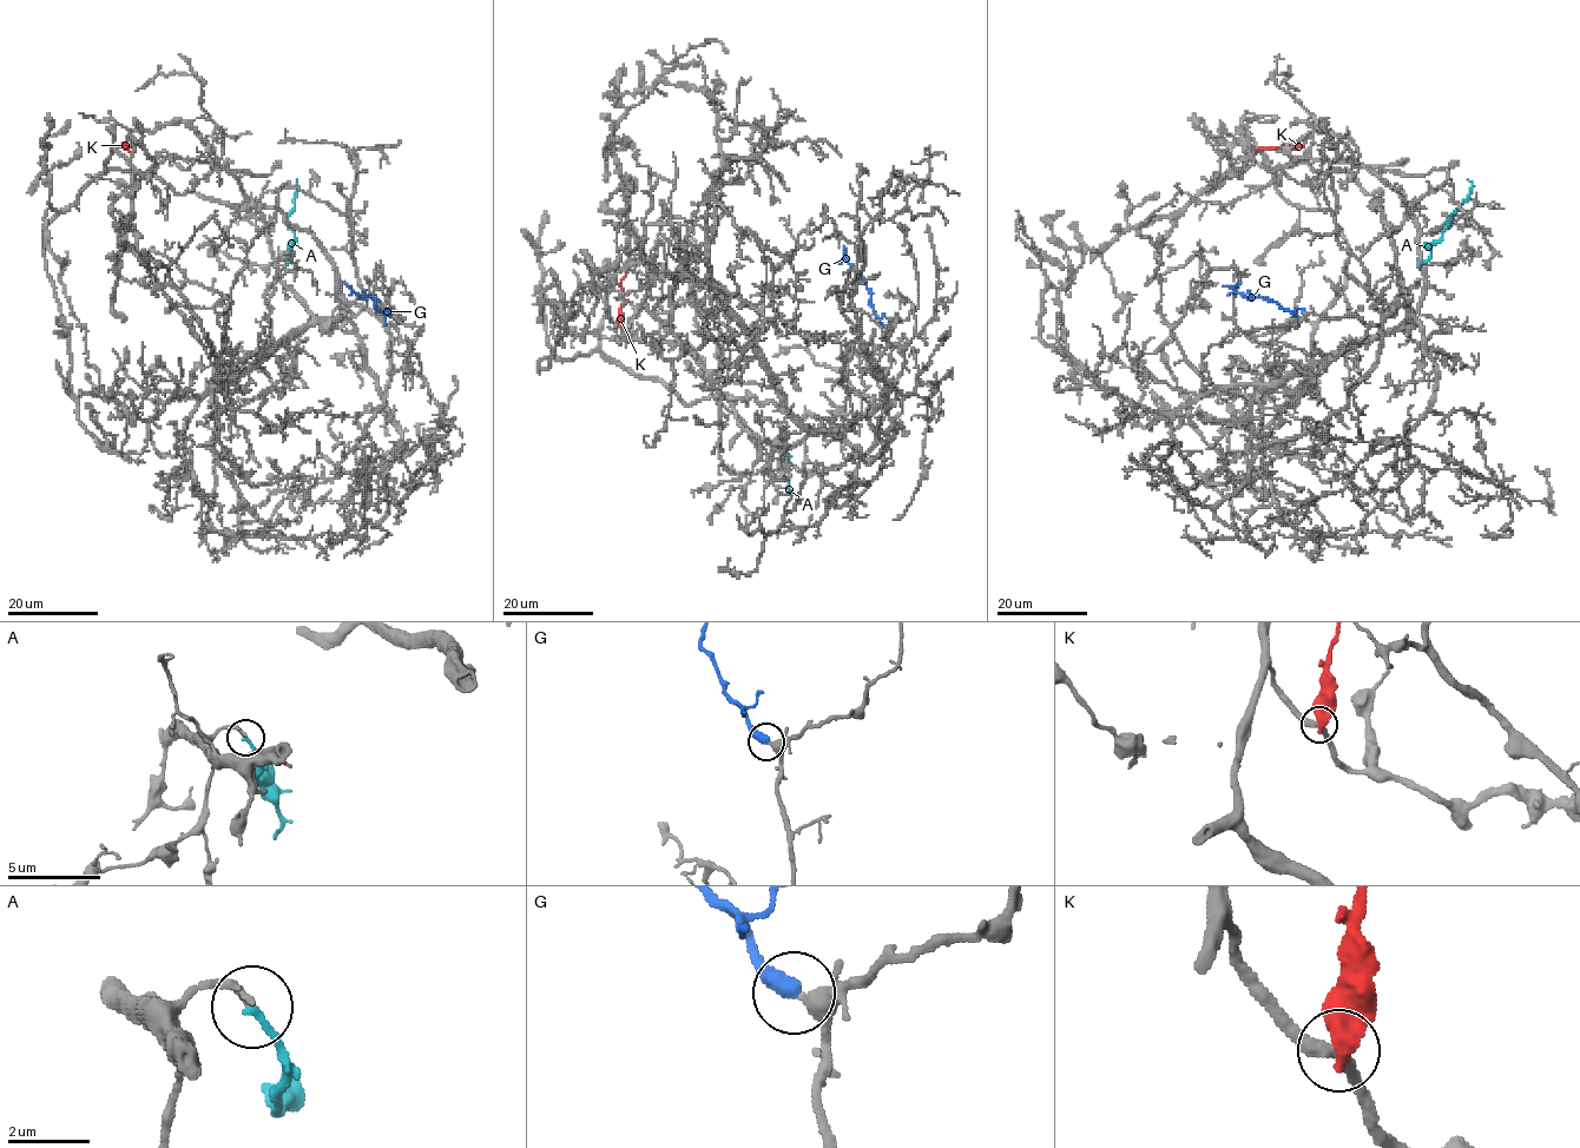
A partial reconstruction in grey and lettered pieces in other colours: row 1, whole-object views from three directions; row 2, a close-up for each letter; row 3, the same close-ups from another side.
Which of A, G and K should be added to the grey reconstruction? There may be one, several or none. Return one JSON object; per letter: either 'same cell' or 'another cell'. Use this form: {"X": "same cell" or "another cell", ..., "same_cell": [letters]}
{"A": "same cell", "G": "same cell", "K": "another cell", "same_cell": ["A", "G"]}

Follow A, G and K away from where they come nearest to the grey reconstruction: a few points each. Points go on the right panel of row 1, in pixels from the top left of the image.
A: (1420, 263), (1430, 256), (1430, 246), (1441, 237), (1449, 217), (1470, 192), (1468, 179)
G: (1303, 311), (1285, 310), (1263, 297), (1242, 296), (1223, 285)
K: (1302, 145), (1258, 149), (1250, 153)

